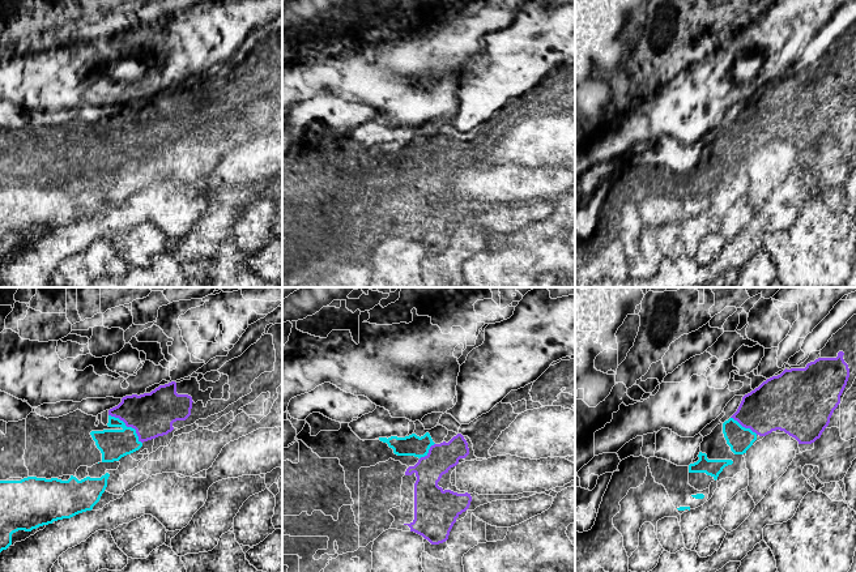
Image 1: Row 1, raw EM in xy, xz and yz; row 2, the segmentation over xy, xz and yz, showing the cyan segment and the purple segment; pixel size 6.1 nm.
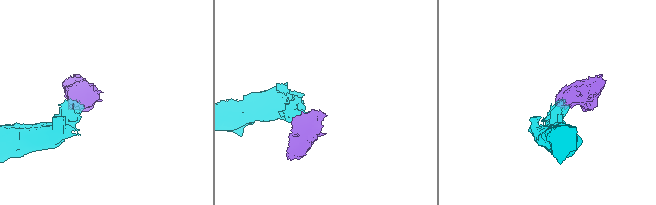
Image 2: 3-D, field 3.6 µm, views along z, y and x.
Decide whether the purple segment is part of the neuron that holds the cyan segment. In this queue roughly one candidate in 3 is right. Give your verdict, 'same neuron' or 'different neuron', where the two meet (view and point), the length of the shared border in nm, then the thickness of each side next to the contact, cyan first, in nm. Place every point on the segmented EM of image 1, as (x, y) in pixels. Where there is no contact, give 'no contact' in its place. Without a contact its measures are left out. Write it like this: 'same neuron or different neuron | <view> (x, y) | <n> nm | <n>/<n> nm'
same neuron | xy (128, 427) | 280 nm | 190/280 nm

